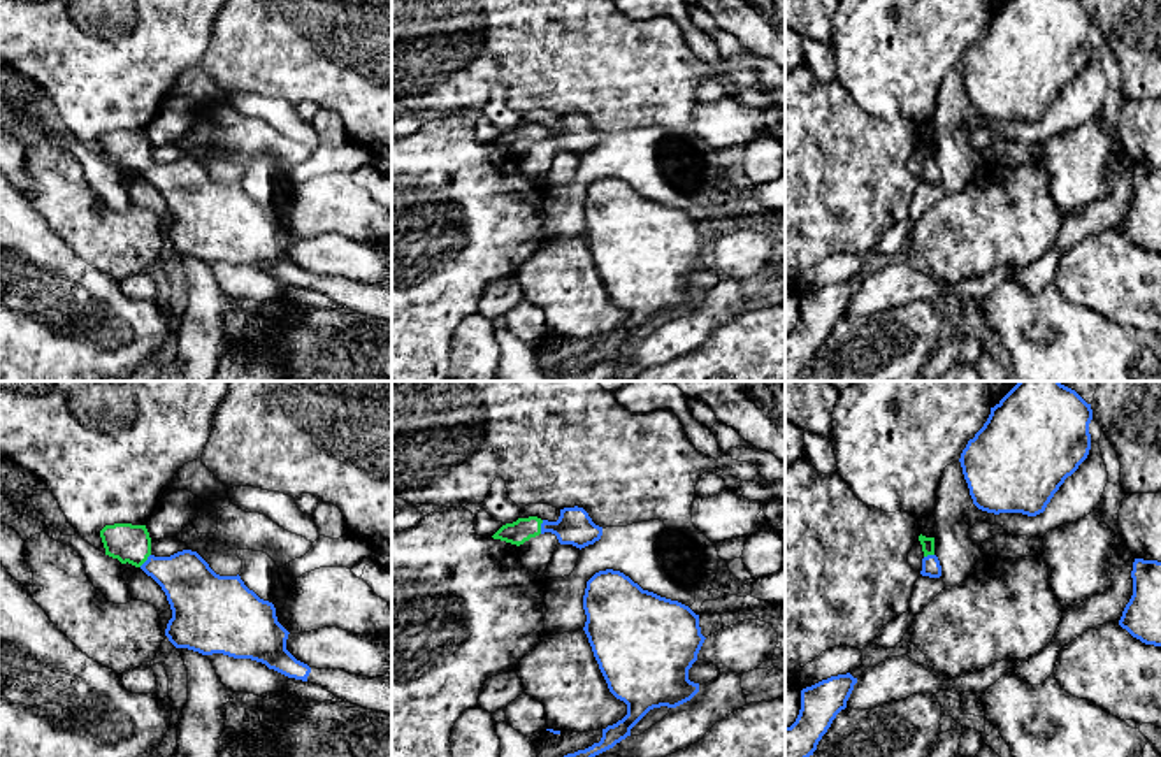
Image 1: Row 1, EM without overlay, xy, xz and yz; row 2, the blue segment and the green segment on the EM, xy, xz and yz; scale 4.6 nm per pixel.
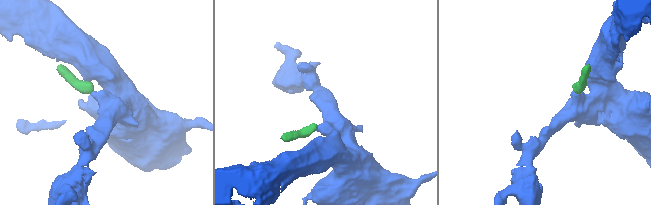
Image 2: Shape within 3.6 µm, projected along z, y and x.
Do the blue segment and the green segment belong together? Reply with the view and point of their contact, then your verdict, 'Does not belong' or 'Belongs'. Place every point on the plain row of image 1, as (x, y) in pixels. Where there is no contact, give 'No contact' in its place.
Touches blue at xz (541, 134). Belongs

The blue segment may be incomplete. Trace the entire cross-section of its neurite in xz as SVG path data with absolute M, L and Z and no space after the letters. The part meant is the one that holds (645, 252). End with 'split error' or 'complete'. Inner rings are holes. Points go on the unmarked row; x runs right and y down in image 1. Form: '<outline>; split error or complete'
M606 176L587 188L583 216L594 263L609 299L627 311L627 321L602 335L599 350L564 362L562 374L578 374L613 355L650 316L676 314L699 299L689 276L706 244L689 213Z; complete

